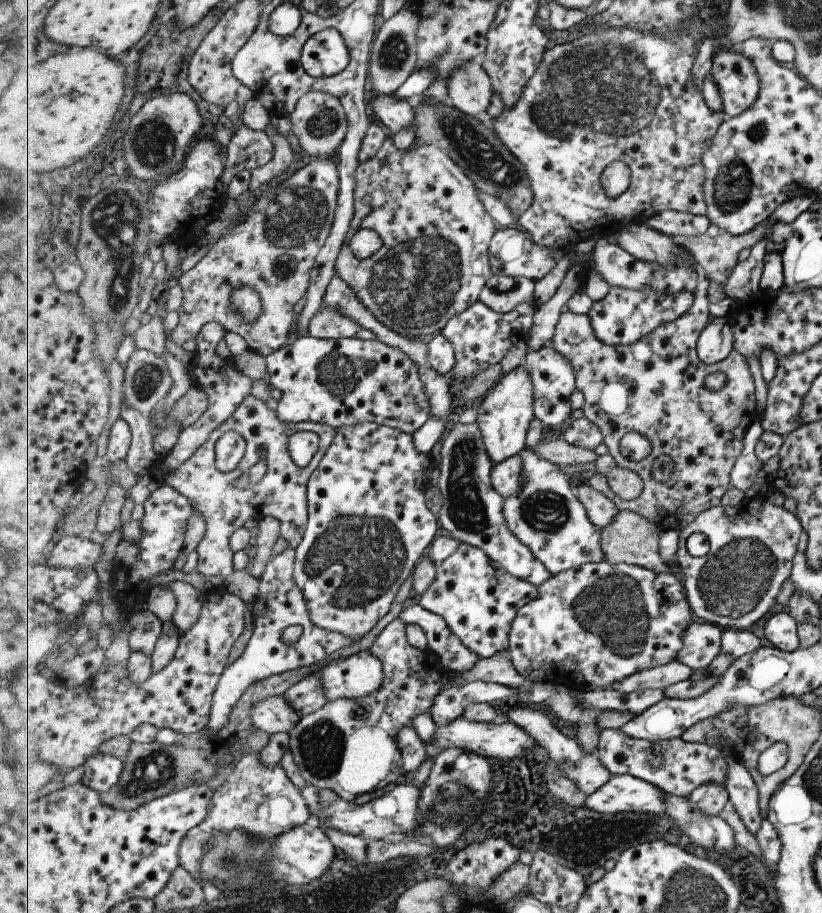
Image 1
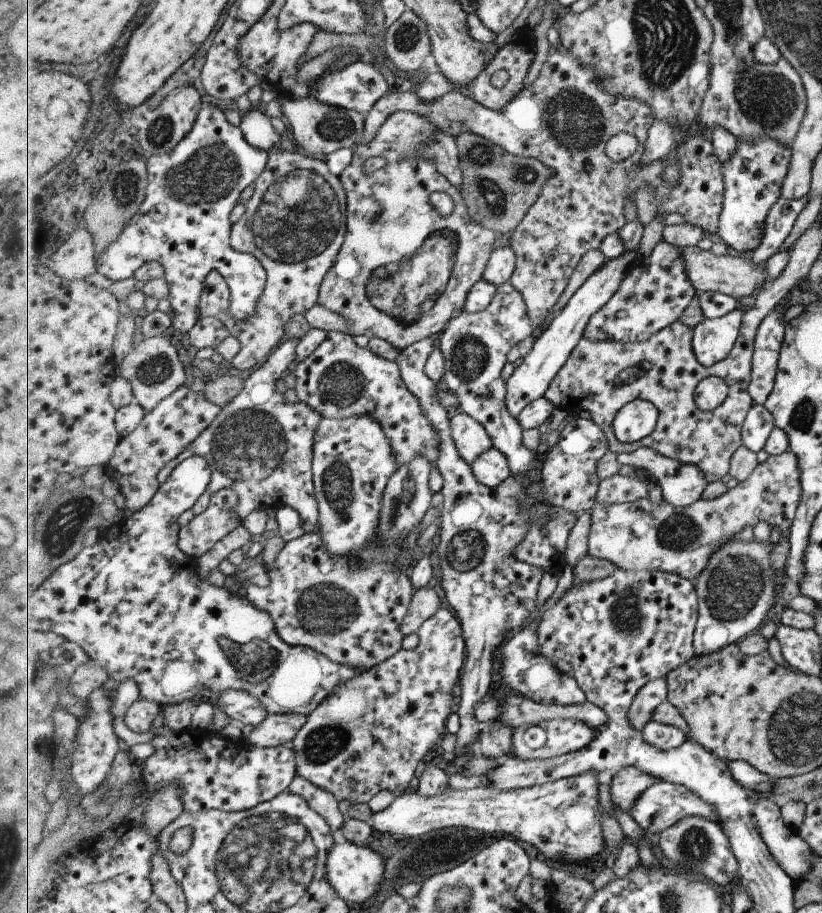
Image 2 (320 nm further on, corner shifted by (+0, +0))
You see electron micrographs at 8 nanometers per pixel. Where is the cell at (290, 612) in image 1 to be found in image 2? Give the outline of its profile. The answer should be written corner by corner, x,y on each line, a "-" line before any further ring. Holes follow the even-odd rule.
417,457
412,463
398,468
384,492
380,523
376,528
377,539
369,542
360,555
334,555
328,551
319,532
311,532
286,543
276,559
265,564
271,584
268,587
250,584
245,593
253,604
272,616
277,632
285,642
294,647
315,649
333,662
357,669
360,674
371,671
404,648
401,625
408,615
415,588
410,579
410,570
400,569
397,562
400,555
404,554
402,543
406,542
405,539
417,529
431,510
433,489
430,476
435,466
428,458

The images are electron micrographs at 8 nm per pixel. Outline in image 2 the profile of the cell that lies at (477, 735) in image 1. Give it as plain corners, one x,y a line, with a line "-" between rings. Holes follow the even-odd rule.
553,719
541,724
521,725
514,731
514,752
511,757
522,759
549,759
580,751
588,747
597,736
598,731
589,723
579,719

